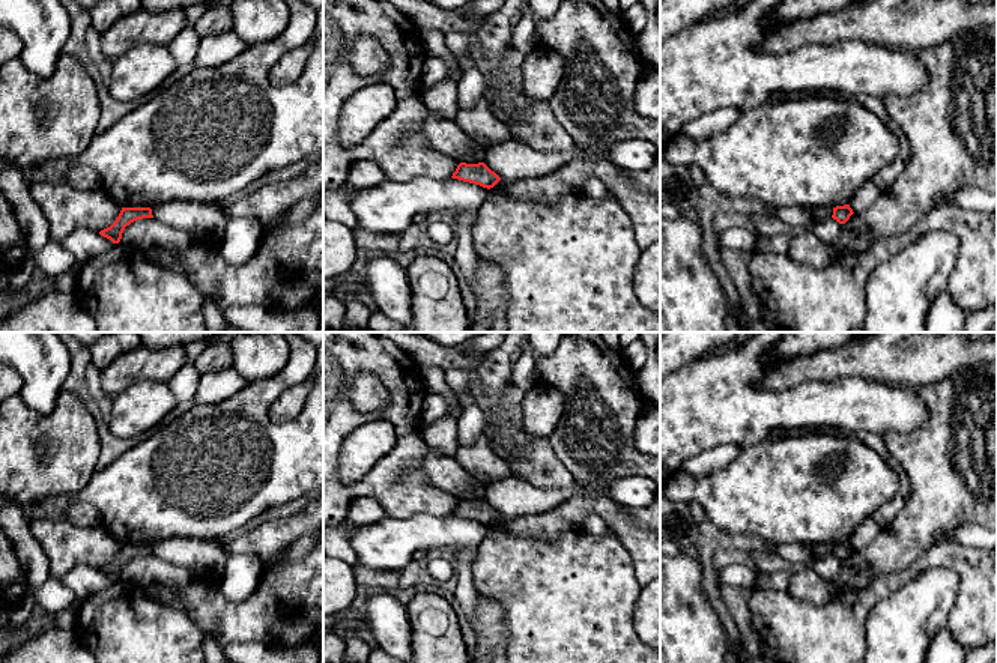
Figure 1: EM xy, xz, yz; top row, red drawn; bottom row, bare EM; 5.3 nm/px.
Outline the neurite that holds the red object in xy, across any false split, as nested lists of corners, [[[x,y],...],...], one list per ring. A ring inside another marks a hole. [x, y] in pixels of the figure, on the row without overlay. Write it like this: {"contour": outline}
{"contour": [[[122,544],[116,558],[101,567],[99,571],[110,576],[113,580],[119,580],[125,564],[143,555],[153,555],[150,544]]]}

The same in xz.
{"contour": [[[460,499],[451,514],[475,520],[487,526],[493,525],[501,517],[501,514],[495,508],[492,508],[484,499]]]}

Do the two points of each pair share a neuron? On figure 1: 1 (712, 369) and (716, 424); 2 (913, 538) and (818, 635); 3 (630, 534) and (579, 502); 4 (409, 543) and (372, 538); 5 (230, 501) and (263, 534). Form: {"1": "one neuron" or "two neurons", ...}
{"1": "one neuron", "2": "two neurons", "3": "one neuron", "4": "one neuron", "5": "two neurons"}

